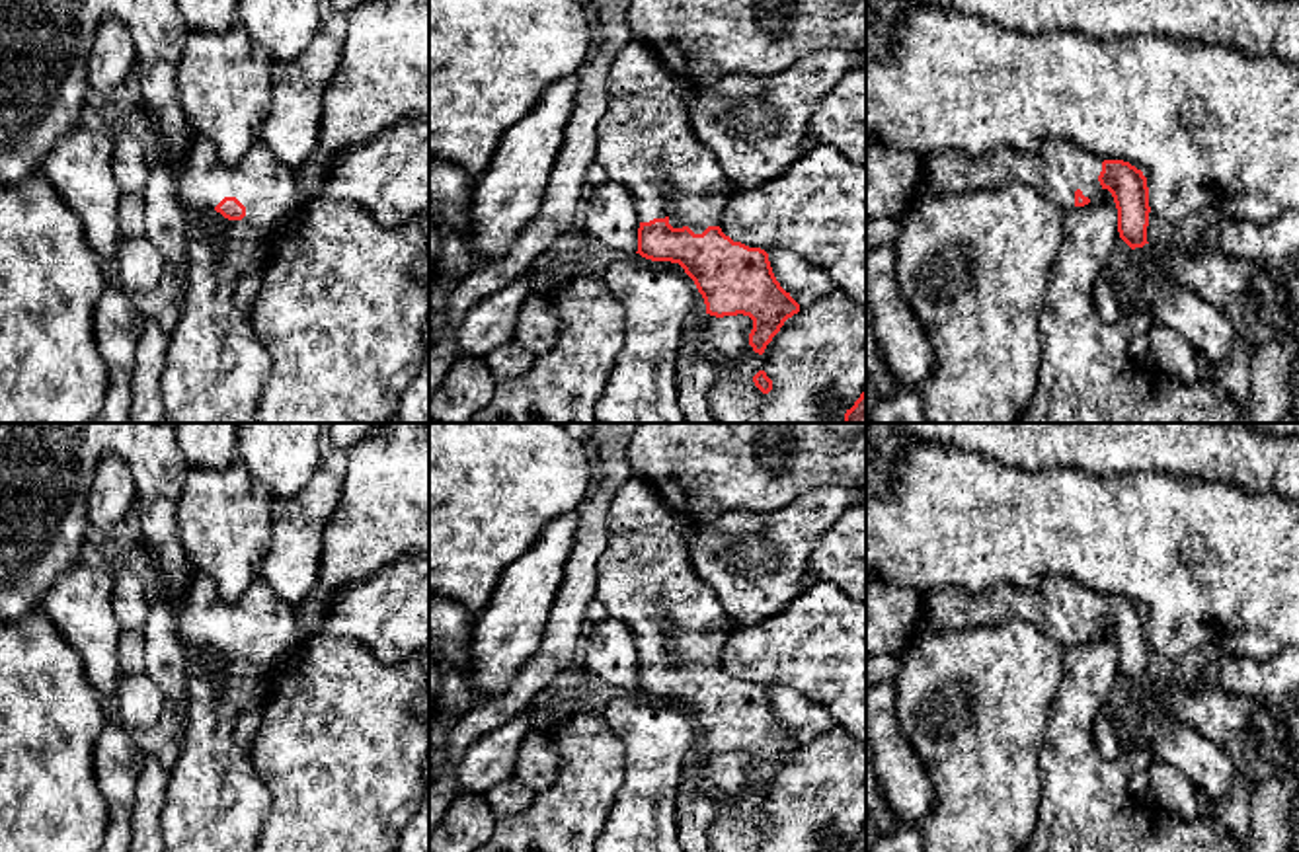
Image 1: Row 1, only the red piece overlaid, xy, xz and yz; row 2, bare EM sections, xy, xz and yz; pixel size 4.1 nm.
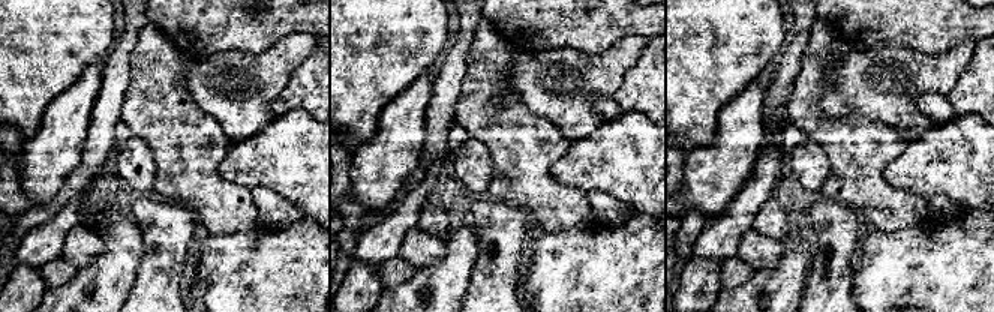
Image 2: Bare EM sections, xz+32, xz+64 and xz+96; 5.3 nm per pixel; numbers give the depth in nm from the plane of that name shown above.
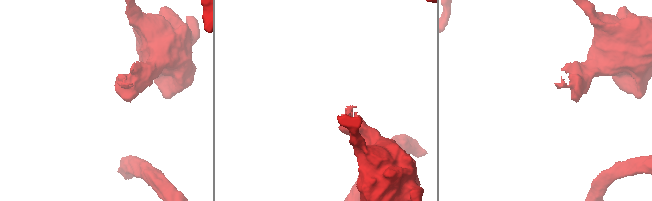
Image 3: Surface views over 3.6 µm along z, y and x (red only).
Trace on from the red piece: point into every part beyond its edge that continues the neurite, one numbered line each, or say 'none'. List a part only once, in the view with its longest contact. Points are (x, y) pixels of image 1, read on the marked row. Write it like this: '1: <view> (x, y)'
1: xz (644, 141)

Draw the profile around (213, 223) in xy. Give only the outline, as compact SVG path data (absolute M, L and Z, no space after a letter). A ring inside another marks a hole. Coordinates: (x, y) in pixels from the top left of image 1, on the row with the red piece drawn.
M199 209L199 211L189 211L189 216L195 218L199 222L199 226L203 228L205 236L213 242L222 246L224 244L224 232L226 232L226 222L228 218L224 218L220 213L216 211L207 211L207 209Z

